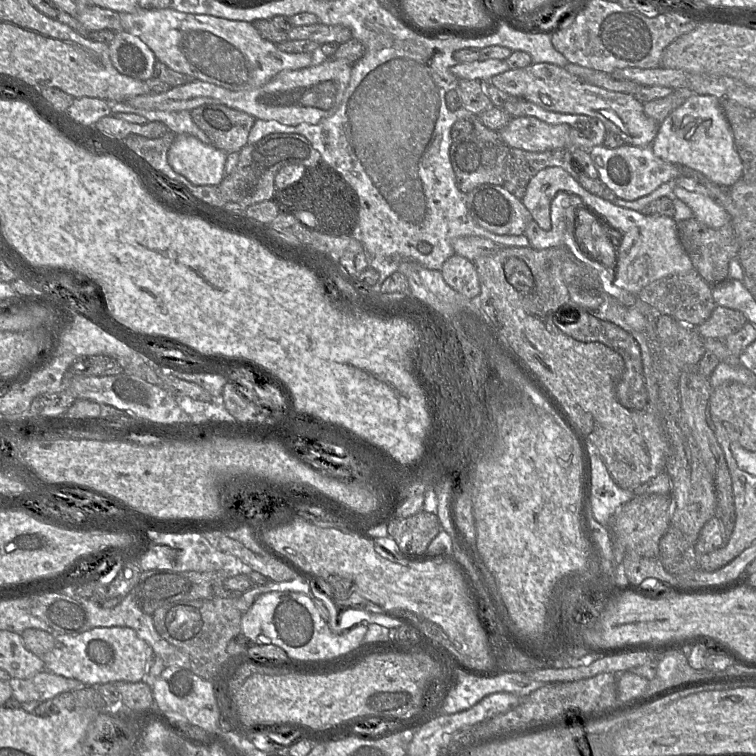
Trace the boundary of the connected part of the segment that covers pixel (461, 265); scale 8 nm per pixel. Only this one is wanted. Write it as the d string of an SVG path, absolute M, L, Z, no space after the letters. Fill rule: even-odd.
M454 254L444 262L440 272L452 289L468 299L478 301L480 284L472 261Z

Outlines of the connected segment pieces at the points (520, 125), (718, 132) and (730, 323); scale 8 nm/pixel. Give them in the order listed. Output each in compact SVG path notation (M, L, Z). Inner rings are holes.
M533 116L513 117L499 133L509 148L529 152L570 149L570 127L566 123L548 124Z
M693 94L671 112L660 123L651 147L654 154L663 161L694 169L713 183L726 188L734 185L743 175L743 164L735 148L722 103L712 95Z
M716 306L711 314L711 316L698 327L693 327L697 329L697 332L703 339L720 339L724 340L731 334L738 332L745 324L747 319L743 313L730 308Z

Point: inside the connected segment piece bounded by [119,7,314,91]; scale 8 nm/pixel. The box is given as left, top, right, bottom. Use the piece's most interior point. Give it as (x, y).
(232, 54)

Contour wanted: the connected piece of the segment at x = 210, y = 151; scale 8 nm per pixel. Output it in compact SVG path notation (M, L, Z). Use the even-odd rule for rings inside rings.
M190 134L176 135L168 151L168 163L179 174L197 186L218 186L224 178L227 153L211 144L204 144Z

